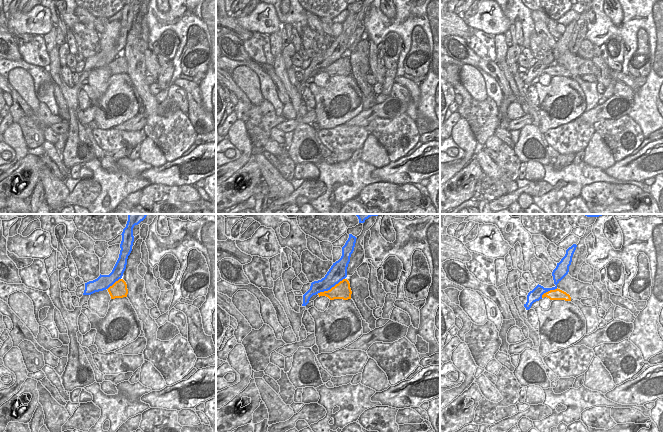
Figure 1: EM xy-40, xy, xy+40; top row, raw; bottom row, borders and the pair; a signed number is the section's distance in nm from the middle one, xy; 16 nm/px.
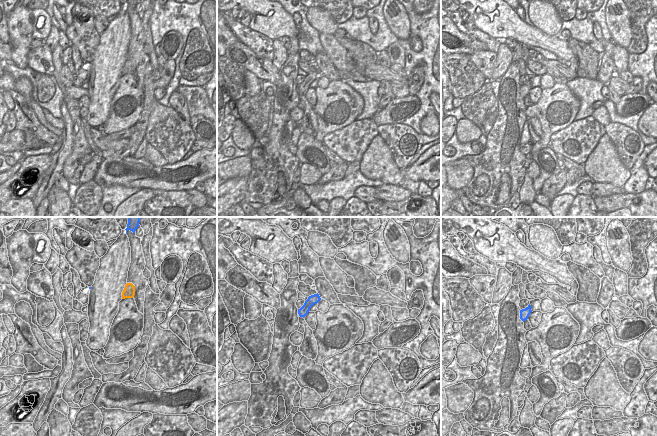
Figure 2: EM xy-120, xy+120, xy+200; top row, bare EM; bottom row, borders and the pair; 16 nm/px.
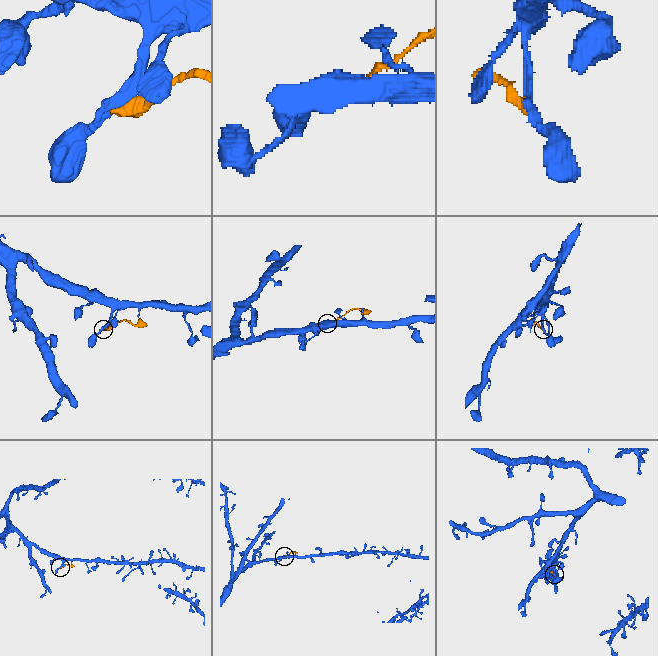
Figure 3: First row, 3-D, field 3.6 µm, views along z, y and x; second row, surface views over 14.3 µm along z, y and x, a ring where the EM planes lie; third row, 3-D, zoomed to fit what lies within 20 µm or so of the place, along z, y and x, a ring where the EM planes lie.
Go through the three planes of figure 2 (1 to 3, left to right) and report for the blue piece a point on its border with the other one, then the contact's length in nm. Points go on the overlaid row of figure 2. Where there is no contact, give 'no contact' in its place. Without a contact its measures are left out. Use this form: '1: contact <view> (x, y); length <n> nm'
1: no contact
2: no contact
3: no contact

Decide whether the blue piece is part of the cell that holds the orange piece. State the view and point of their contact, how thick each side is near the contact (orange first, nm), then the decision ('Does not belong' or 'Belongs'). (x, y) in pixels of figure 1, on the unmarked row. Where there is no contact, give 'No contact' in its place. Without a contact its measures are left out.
Touches orange at xy (331, 64). Thickness 280 nm (orange) against 260 nm. Does not belong

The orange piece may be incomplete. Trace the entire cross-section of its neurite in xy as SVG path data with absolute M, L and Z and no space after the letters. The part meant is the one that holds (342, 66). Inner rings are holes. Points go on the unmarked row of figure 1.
M343 55L328 67L318 69L319 73L326 72L330 76L334 75L348 76L351 75L351 70L352 67L350 64L350 59L347 55Z

